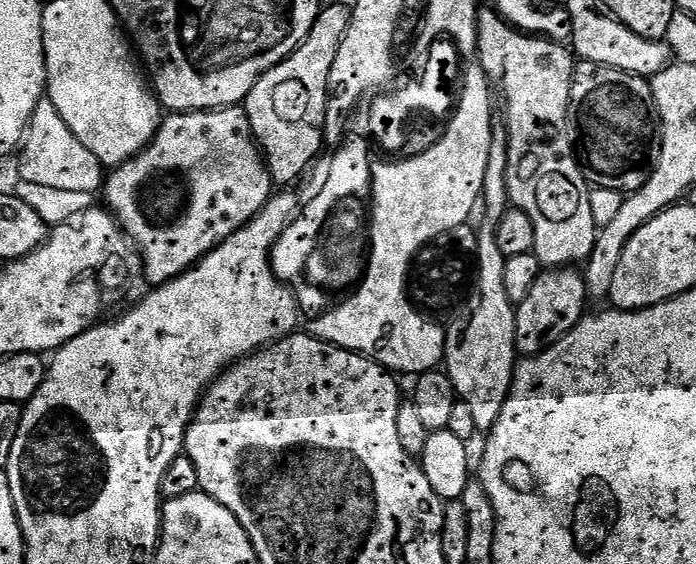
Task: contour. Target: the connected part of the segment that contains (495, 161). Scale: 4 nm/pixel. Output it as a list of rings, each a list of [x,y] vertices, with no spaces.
[[[496,122],[492,126],[490,138],[490,158],[486,161],[486,178],[482,193],[482,212],[484,208],[484,225],[479,225],[474,253],[474,287],[467,297],[466,306],[461,308],[458,315],[447,325],[444,337],[443,367],[448,373],[450,382],[454,382],[457,397],[466,406],[470,406],[470,414],[474,417],[477,433],[491,432],[494,422],[498,422],[498,414],[502,414],[502,406],[512,389],[512,375],[516,373],[518,353],[516,350],[516,309],[506,298],[505,271],[506,258],[502,250],[498,250],[496,227],[502,214],[510,207],[508,199],[508,130],[503,123]]]

